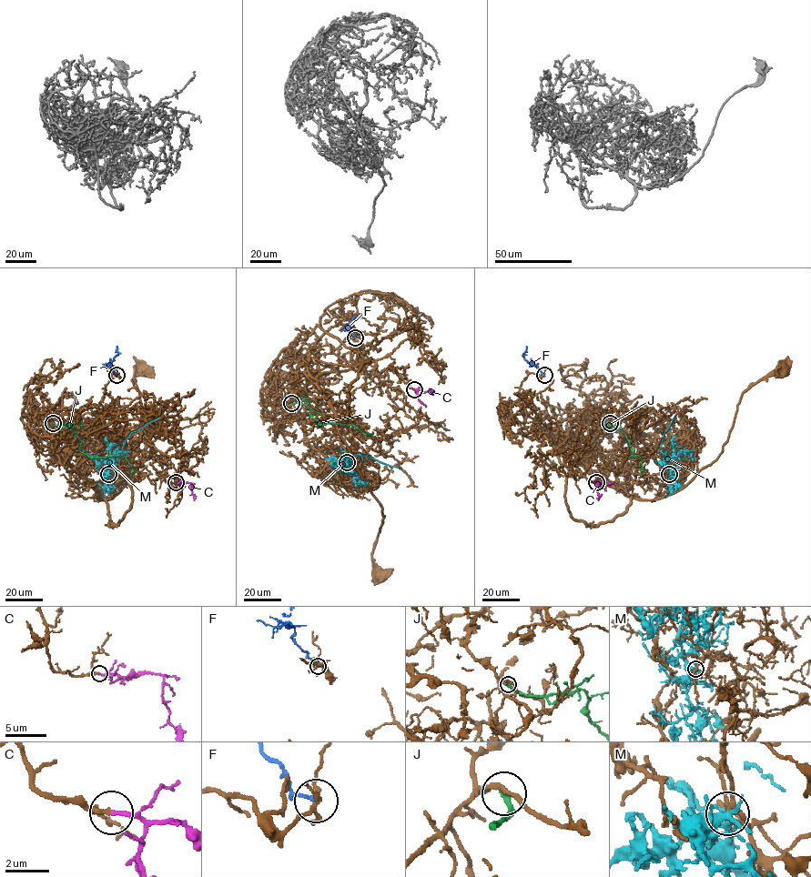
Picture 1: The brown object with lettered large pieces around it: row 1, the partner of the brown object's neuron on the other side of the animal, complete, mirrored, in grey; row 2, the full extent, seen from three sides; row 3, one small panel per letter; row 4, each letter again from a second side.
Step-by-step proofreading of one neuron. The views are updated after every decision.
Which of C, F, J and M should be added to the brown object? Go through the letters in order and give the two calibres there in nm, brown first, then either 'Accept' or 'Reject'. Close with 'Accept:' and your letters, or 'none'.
C: Thickness 160 nm (brown) against 190 nm. Accept
F: Thickness 190 nm (brown) against 170 nm. Reject
J: Thickness 220 nm (brown) against 360 nm. Reject
M: Thickness 150 nm (brown) against 280 nm. Reject
Accept: C

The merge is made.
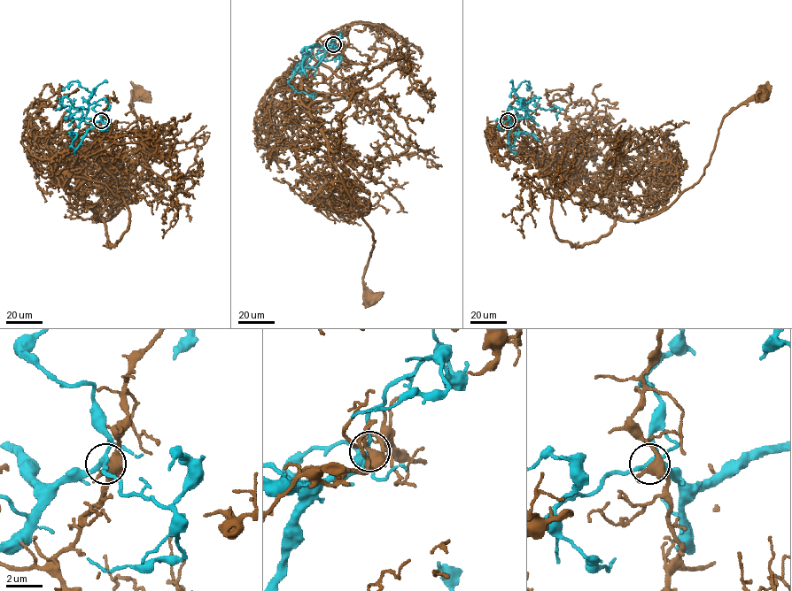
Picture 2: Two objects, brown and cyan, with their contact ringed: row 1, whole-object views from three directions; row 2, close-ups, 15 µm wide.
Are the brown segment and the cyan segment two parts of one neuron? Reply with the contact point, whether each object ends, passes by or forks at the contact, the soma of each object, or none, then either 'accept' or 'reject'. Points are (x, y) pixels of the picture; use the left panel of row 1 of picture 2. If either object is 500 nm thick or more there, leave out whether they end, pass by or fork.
(101, 120) | brown forks | cyan forks | brown (140, 95) | cyan none | accept

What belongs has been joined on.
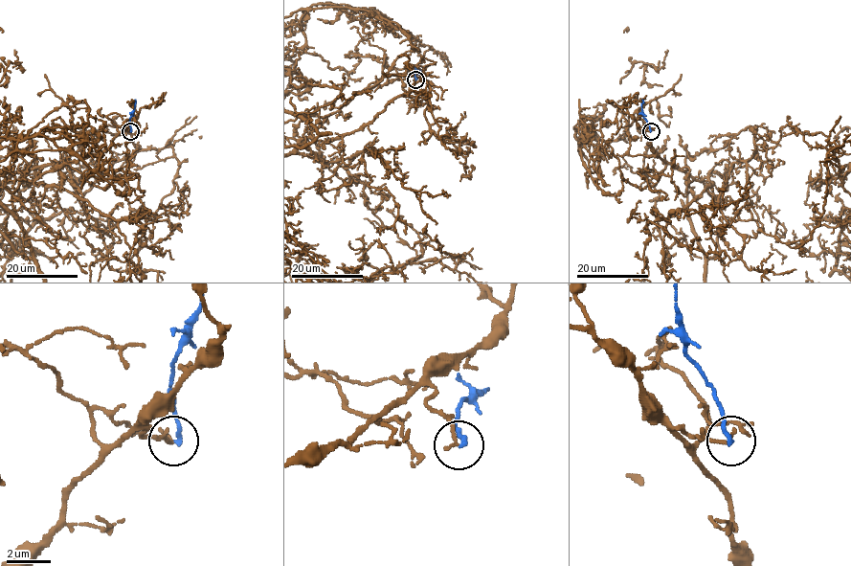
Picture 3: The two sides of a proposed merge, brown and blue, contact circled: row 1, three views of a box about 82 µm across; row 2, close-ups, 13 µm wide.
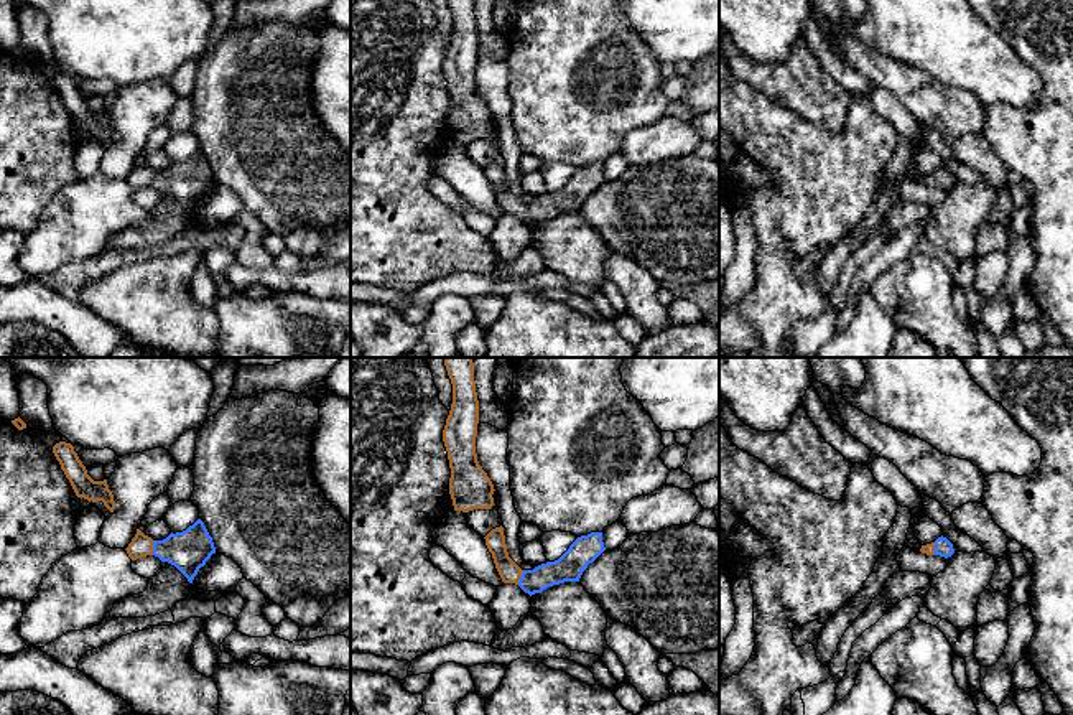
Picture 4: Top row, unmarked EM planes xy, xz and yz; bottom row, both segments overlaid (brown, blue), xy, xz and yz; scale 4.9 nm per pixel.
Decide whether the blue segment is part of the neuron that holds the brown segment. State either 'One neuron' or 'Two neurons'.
One neuron

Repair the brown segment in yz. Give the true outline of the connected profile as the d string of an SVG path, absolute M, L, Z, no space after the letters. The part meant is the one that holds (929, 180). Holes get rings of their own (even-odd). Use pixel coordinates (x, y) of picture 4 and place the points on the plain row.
M941 166L935 173L922 176L920 183L927 186L940 186L948 189L955 185L955 180L953 175Z

